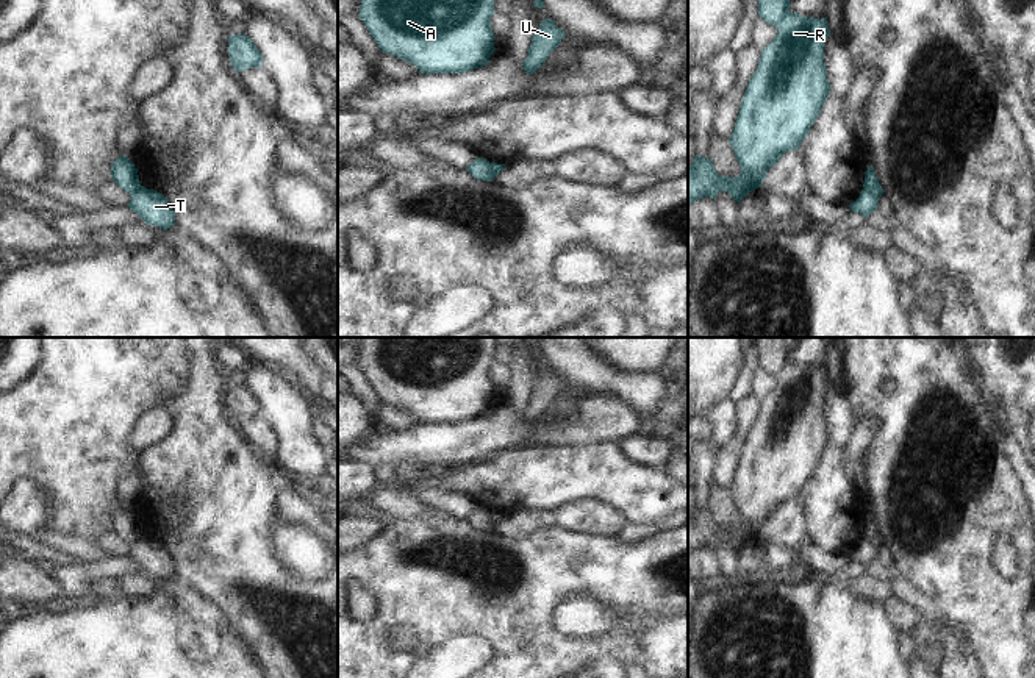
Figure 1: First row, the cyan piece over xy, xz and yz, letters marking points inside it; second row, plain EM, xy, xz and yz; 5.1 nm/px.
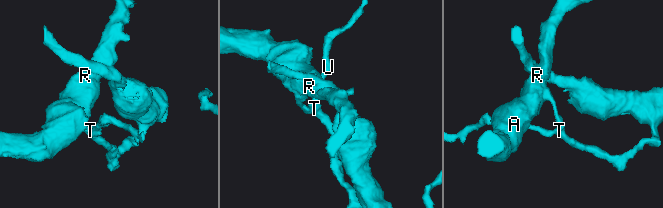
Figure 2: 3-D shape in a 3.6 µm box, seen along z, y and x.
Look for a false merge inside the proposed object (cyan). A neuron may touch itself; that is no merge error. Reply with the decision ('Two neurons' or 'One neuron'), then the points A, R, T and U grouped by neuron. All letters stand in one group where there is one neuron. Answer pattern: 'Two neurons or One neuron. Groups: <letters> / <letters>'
Two neurons. Groups: A R / T U.

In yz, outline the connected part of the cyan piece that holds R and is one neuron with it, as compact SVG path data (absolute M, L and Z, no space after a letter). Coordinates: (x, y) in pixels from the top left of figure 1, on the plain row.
M788 362L777 373L777 386L761 400L758 417L749 430L729 487L741 523L735 528L719 525L710 508L696 505L688 516L688 555L705 547L716 550L719 541L729 542L740 553L750 541L761 537L768 520L786 501L800 497L830 442L824 414L824 394L829 384L825 367L813 369Z

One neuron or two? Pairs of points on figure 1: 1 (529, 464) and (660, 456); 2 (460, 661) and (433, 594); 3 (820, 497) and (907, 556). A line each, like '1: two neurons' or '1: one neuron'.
1: two neurons
2: two neurons
3: two neurons

